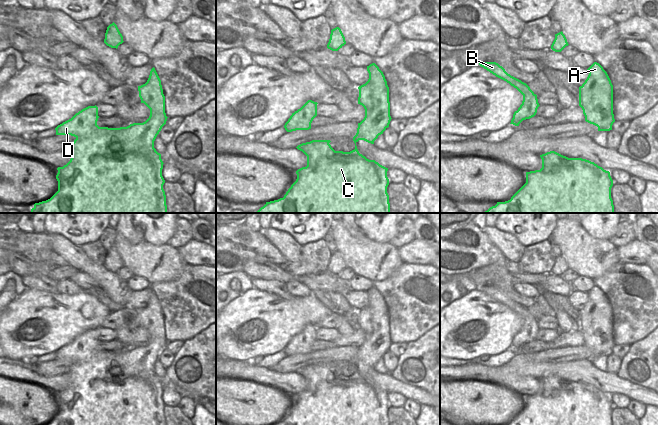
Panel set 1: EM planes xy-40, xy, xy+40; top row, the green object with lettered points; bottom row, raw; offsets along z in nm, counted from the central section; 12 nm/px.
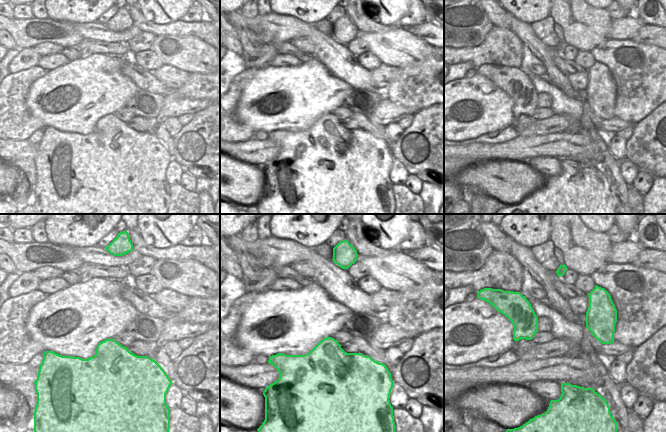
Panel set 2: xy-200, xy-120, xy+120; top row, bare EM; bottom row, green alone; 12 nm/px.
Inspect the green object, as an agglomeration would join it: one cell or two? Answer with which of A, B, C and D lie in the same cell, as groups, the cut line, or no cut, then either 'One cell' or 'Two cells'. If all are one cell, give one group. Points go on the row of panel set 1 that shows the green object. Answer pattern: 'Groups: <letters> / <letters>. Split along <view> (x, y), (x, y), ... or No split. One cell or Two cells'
Groups: A B C D. No split. One cell

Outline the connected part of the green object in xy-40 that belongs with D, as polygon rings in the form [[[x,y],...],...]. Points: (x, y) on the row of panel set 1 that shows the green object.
[[[154,67],[147,82],[138,86],[138,91],[141,103],[150,109],[150,116],[143,123],[133,123],[120,128],[99,127],[98,107],[95,105],[82,109],[55,128],[56,135],[71,135],[76,138],[68,148],[71,159],[63,167],[57,168],[58,191],[50,199],[35,203],[31,213],[167,213],[163,189],[165,180],[162,176],[164,163],[161,154],[154,148],[154,141],[168,117],[165,113],[161,80]]]

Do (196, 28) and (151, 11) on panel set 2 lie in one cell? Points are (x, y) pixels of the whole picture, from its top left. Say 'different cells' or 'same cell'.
different cells

